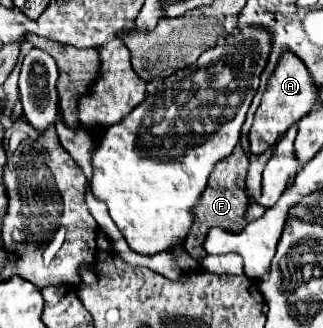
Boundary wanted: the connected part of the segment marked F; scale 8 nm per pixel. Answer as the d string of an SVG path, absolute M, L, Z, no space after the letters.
M238 145L226 159L220 159L216 165L214 165L214 171L210 175L210 181L208 181L208 187L204 189L204 193L198 197L198 203L192 207L192 229L186 237L186 251L196 259L200 261L204 257L204 249L202 249L202 243L204 243L204 237L208 233L210 227L220 227L220 229L226 229L226 231L240 231L246 227L246 221L244 221L244 211L248 207L248 201L244 197L244 193L240 193L240 185L244 185L244 177L246 177L246 169L248 169L248 155L242 151L242 147Z

